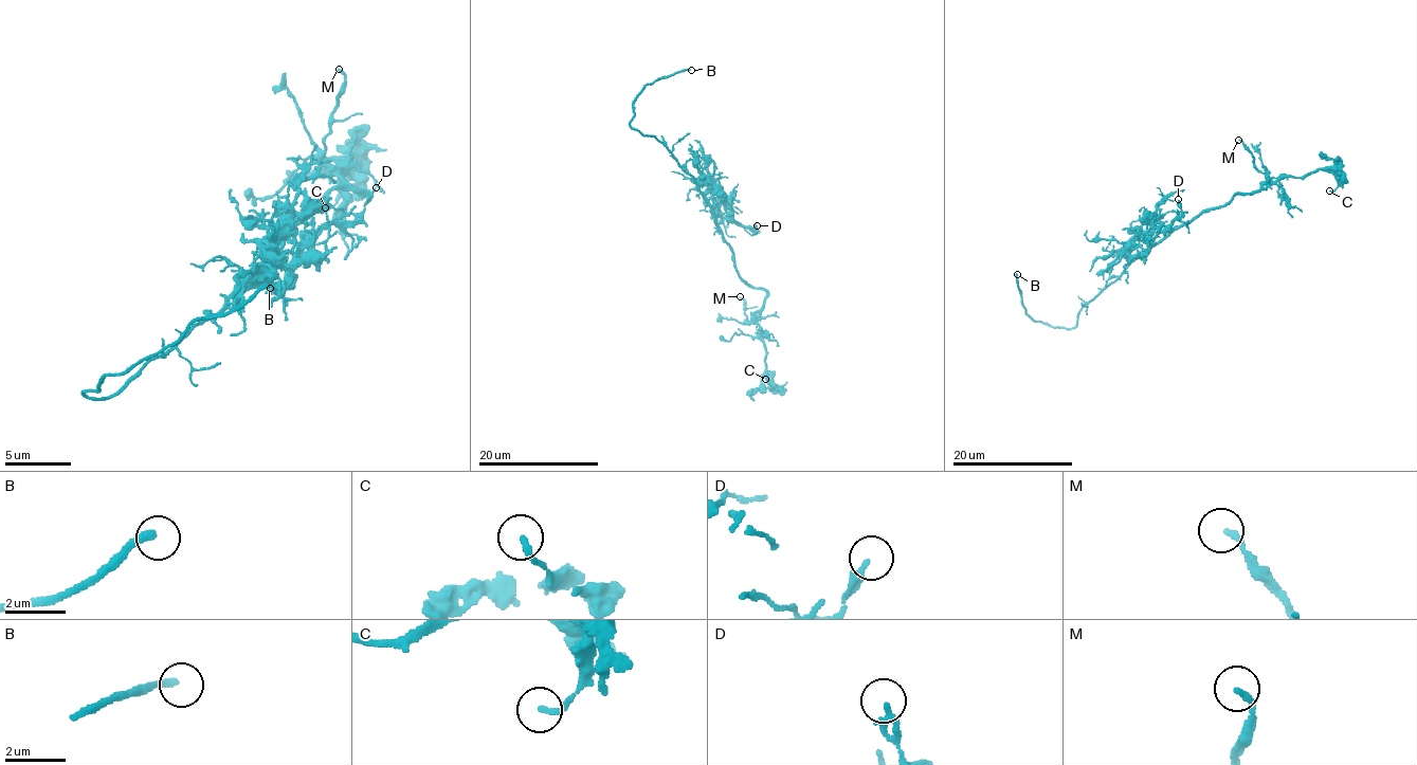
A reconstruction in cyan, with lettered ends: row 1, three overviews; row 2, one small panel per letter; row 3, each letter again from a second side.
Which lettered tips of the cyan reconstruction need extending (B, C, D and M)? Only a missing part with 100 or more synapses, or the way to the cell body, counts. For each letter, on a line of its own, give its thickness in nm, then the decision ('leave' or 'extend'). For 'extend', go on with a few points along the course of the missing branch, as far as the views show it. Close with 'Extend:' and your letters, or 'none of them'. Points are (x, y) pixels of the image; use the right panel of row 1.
B: 240 nm thick; extend; missing branch runs (1017, 274), (1025, 268), (1023, 256), (1048, 240), (1051, 231), (1067, 232), (1069, 220), (1055, 190)
C: 200 nm thick; leave
D: 200 nm thick; leave
M: 200 nm thick; leave
Extend: B

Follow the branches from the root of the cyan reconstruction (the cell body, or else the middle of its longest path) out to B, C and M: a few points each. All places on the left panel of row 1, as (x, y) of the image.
B: (256, 266), (217, 312), (114, 394), (84, 393), (167, 348), (194, 321), (270, 288)
C: (256, 266), (305, 208), (335, 188), (368, 192), (335, 177), (343, 159), (338, 200), (325, 207)
M: (256, 266), (305, 208), (335, 188), (368, 192), (360, 194), (324, 156), (343, 76), (339, 69)

